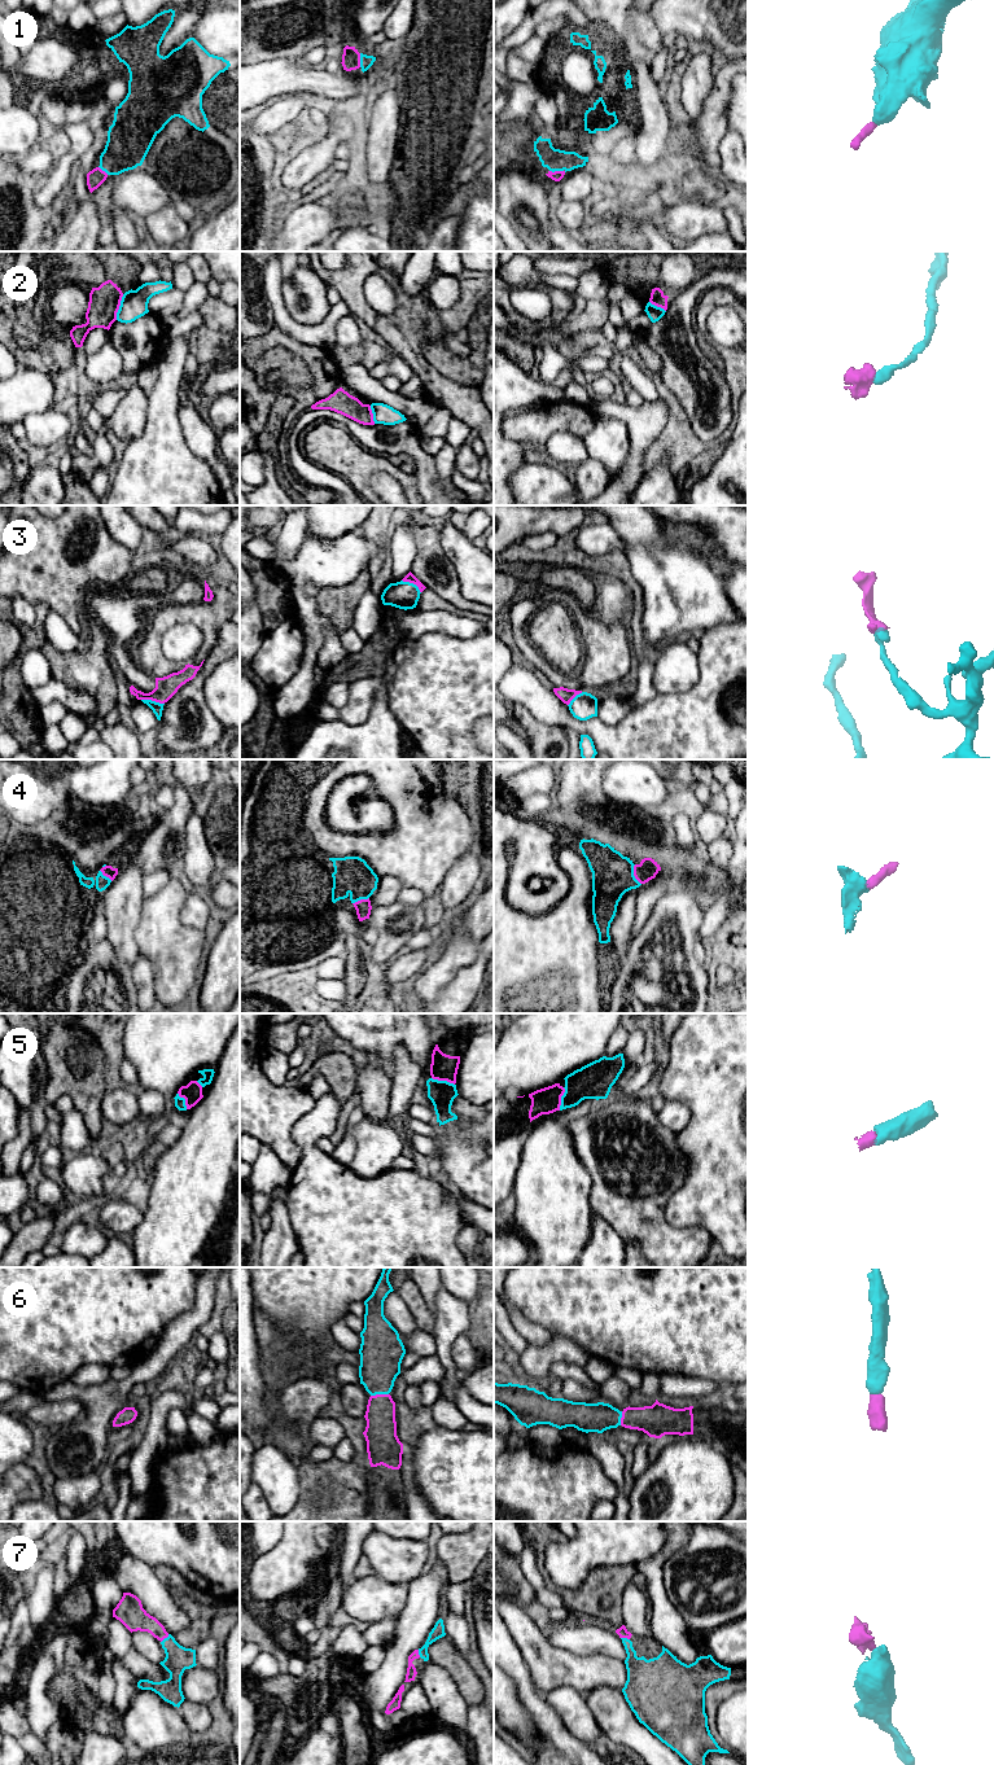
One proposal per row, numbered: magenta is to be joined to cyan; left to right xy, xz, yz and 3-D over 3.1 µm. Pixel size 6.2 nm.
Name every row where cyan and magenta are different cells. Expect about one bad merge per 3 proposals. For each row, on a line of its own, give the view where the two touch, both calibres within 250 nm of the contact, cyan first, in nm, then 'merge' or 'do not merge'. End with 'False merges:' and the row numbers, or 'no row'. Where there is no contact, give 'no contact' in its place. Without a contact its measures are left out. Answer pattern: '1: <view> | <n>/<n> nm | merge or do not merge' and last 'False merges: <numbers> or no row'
1: yz | 140/60 nm | merge
2: xy | 170/190 nm | do not merge
3: xy | 70/140 nm | do not merge
4: yz | 260/120 nm | merge
5: xz | 160/160 nm | merge
6: xz | 260/200 nm | merge
7: xy | 160/160 nm | merge
False merges: 2, 3

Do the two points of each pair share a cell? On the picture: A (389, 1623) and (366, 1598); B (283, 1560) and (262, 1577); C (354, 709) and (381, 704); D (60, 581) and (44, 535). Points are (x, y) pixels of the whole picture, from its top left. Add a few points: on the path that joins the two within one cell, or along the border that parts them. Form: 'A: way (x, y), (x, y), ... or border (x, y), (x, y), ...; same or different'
A: border (395, 1619), (386, 1617), (369, 1624); different
B: way (277, 1566), (267, 1576); same
C: border (388, 682), (379, 690), (369, 714), (350, 726); different
D: way (58, 569), (44, 553), (44, 547); same

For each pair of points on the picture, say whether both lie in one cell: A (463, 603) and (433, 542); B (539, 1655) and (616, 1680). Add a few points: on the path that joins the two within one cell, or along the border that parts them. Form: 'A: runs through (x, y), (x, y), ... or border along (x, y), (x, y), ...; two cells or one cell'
A: runs through (445, 587), (436, 586), (425, 576), (425, 560); one cell
B: runs through (559, 1667), (576, 1672), (596, 1672); one cell

